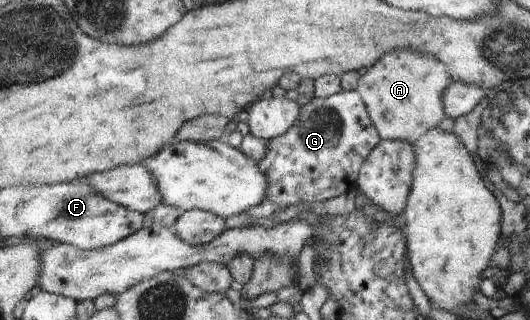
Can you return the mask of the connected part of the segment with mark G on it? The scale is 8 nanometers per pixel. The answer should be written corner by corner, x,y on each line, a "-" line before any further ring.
343,90
327,99
314,96
310,102
301,107
301,117
296,120
296,124
291,130
265,142
268,152
259,162
260,170
266,174
268,182
271,184
268,198
264,202
270,201
280,208
296,207
297,204
304,202
324,201
344,192
356,191
355,183
358,182
359,168
381,141
375,125
367,115
366,105
356,91

